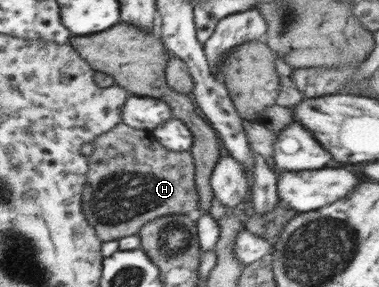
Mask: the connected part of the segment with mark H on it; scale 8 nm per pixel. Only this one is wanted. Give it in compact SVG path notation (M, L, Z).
M123 122L101 134L92 144L95 149L88 157L90 171L82 191L82 208L89 225L94 227L102 242L135 235L143 225L158 217L187 214L198 209L200 195L194 180L195 159L189 151L171 151L156 140L151 130L135 129Z

